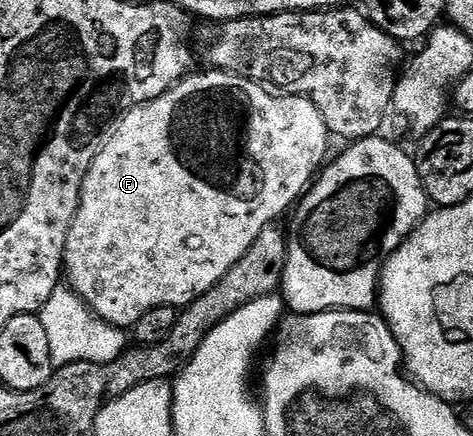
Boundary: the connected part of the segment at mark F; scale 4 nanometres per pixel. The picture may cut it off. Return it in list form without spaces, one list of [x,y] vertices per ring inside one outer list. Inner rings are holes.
[[[207,71],[200,72],[197,76],[185,76],[166,94],[124,113],[111,129],[104,147],[94,158],[84,179],[78,212],[74,214],[74,222],[66,238],[64,272],[72,291],[92,309],[92,313],[115,328],[131,329],[138,322],[138,318],[142,318],[142,314],[146,314],[146,310],[151,308],[166,306],[183,310],[202,298],[202,294],[209,292],[226,275],[230,266],[234,266],[234,262],[238,262],[238,258],[242,258],[242,254],[250,250],[254,238],[262,234],[264,227],[277,223],[281,219],[279,216],[284,211],[287,213],[299,201],[325,163],[324,155],[328,152],[330,133],[314,102],[310,102],[305,96],[277,94],[257,81],[229,72]]]

